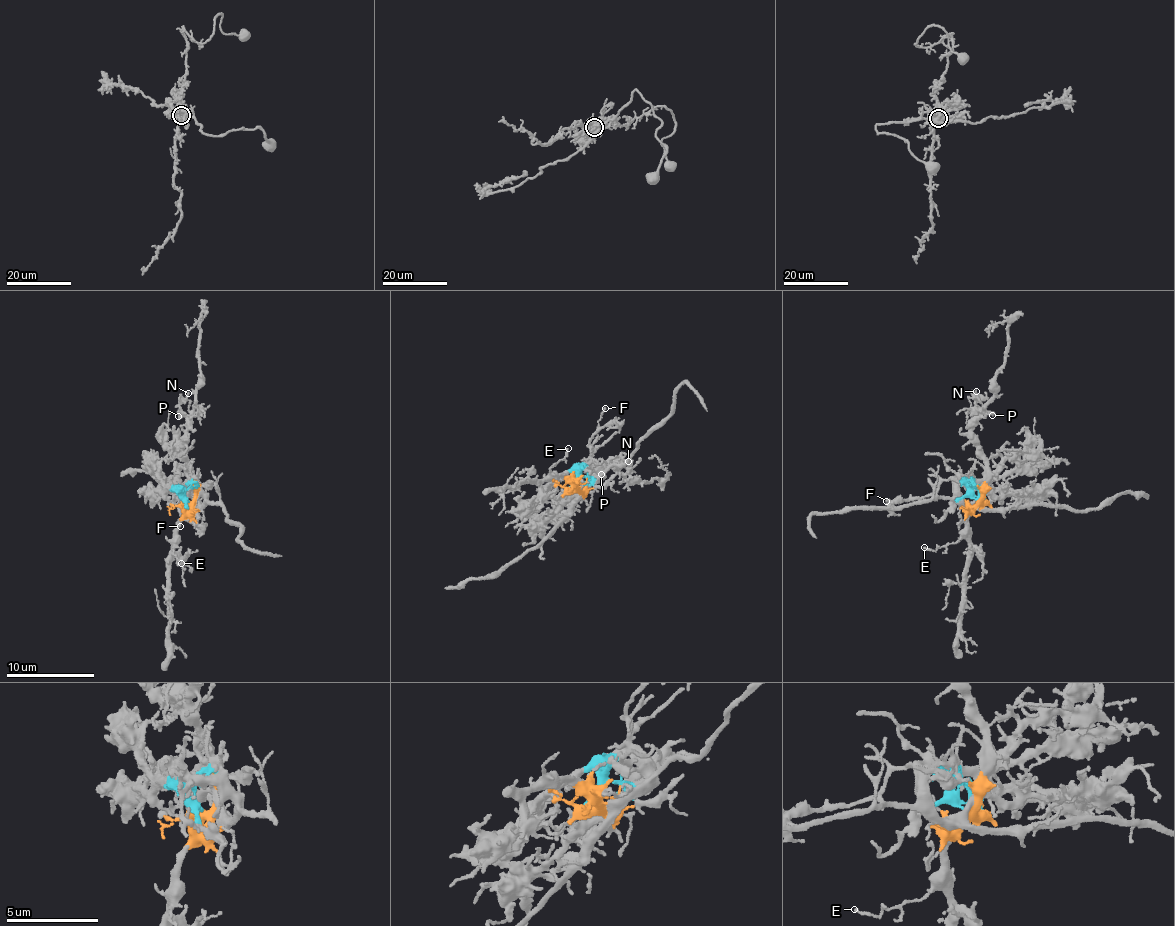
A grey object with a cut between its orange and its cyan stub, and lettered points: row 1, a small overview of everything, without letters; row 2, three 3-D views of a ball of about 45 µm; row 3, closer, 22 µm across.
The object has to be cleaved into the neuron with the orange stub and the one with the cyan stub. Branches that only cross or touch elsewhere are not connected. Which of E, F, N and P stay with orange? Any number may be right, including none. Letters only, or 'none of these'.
E, N, P

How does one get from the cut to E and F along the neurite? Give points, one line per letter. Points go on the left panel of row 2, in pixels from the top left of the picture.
E: (185, 498), (191, 511), (178, 523), (172, 549), (181, 564)
F: (185, 498), (183, 492), (179, 494), (180, 489), (179, 526)

